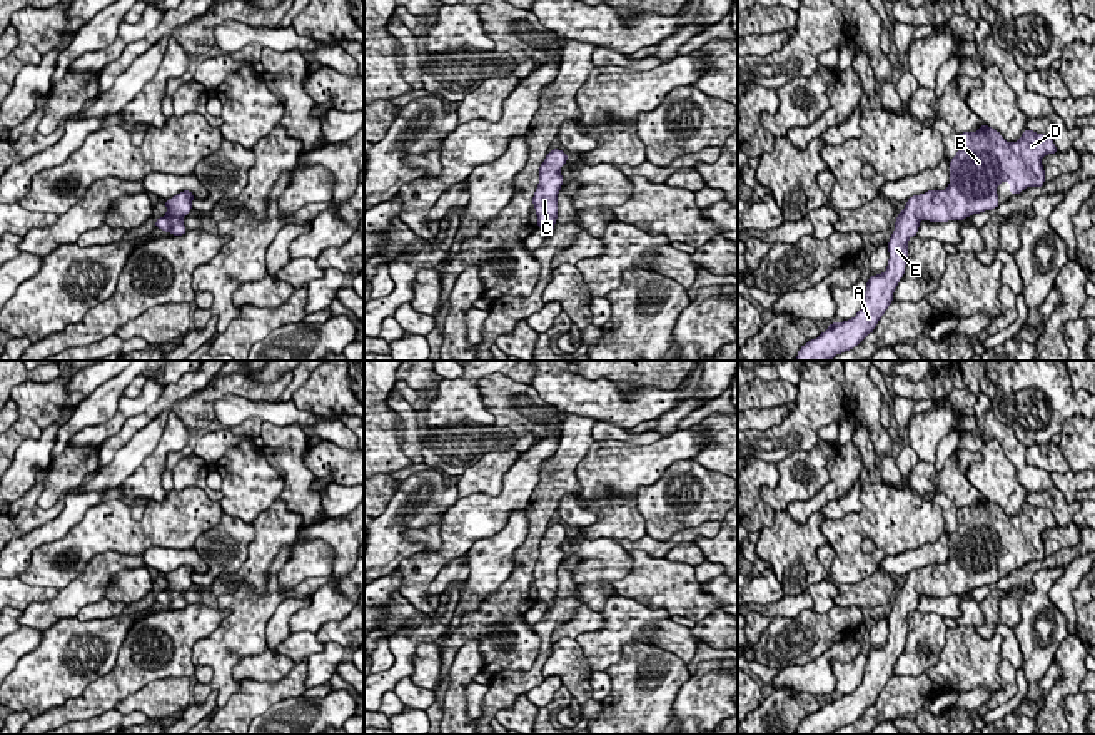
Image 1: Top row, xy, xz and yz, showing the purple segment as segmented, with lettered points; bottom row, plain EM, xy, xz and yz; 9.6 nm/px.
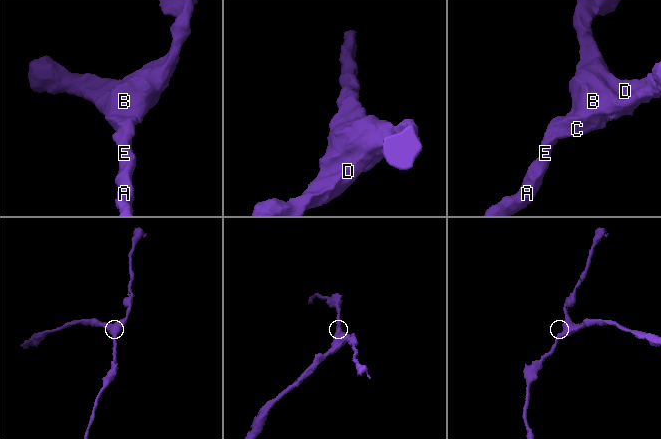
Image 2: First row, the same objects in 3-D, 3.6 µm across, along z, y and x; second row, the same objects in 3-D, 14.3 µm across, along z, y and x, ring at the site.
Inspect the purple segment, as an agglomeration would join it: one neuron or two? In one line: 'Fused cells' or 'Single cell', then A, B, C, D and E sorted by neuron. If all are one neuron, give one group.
Single cell. Groups: A B C D E

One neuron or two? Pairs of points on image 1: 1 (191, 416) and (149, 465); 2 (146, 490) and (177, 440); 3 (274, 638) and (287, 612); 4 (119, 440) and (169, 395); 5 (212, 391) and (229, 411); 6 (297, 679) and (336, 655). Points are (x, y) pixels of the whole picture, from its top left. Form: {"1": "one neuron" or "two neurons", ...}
{"1": "two neurons", "2": "one neuron", "3": "one neuron", "4": "one neuron", "5": "two neurons", "6": "two neurons"}

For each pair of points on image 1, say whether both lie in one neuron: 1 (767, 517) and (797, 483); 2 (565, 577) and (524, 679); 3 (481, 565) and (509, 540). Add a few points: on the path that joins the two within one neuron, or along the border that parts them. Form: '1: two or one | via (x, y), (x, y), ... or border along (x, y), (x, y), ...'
1: two | border along (778, 470), (778, 481), (760, 493), (775, 511)
2: one | via (565, 602), (565, 607), (544, 627), (543, 655)
3: one | via (488, 560), (503, 545)

